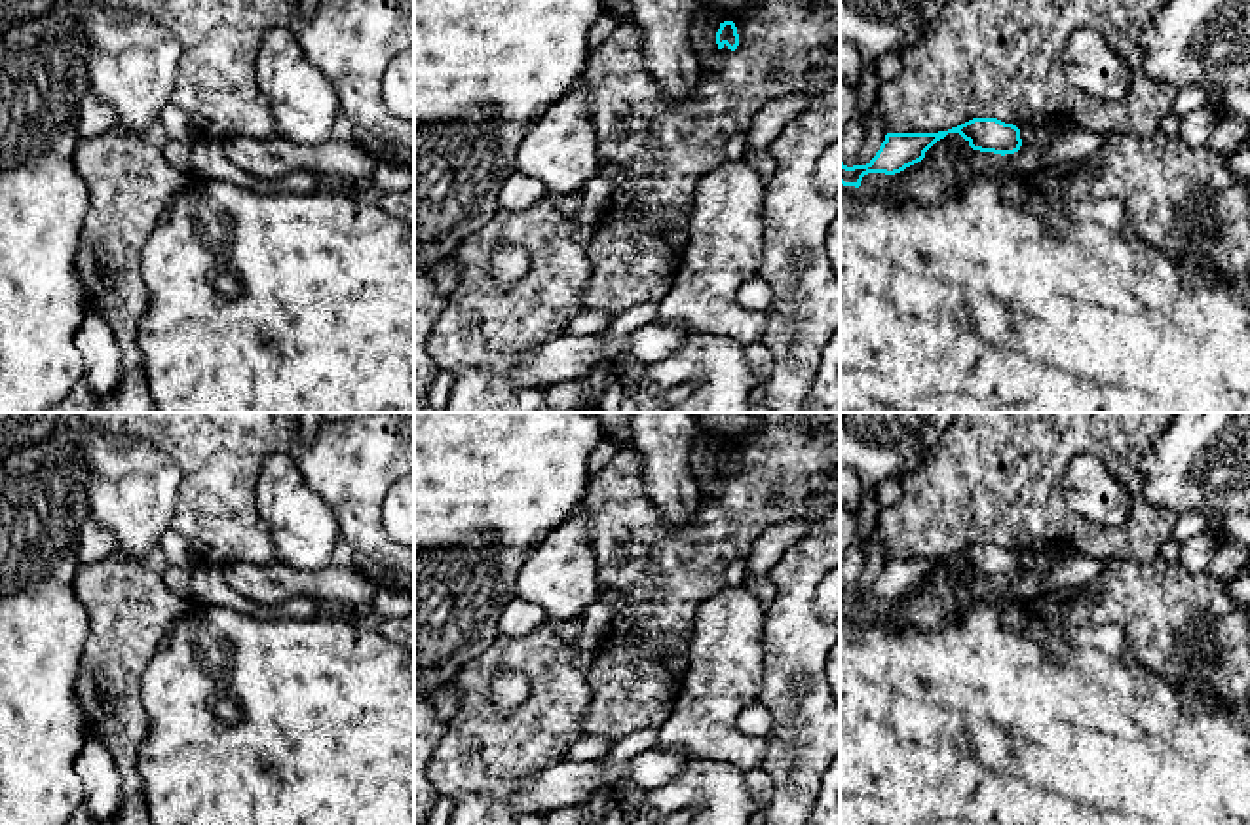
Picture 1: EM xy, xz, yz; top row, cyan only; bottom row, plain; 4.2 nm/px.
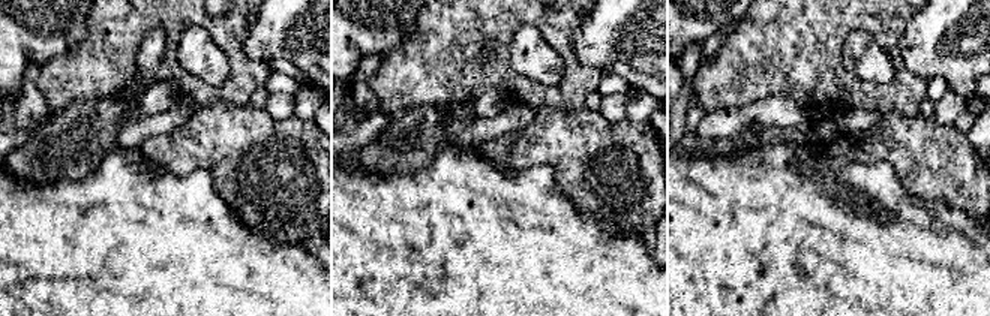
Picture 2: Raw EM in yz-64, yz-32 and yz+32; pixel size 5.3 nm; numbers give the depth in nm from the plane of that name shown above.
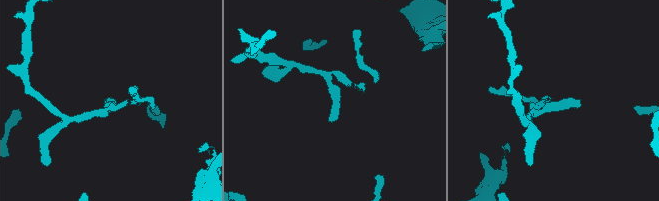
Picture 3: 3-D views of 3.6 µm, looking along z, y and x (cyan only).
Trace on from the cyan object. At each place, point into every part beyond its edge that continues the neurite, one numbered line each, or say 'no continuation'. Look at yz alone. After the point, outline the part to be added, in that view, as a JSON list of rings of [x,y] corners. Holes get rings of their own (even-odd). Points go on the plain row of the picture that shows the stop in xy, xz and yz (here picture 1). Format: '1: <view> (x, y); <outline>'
no continuation

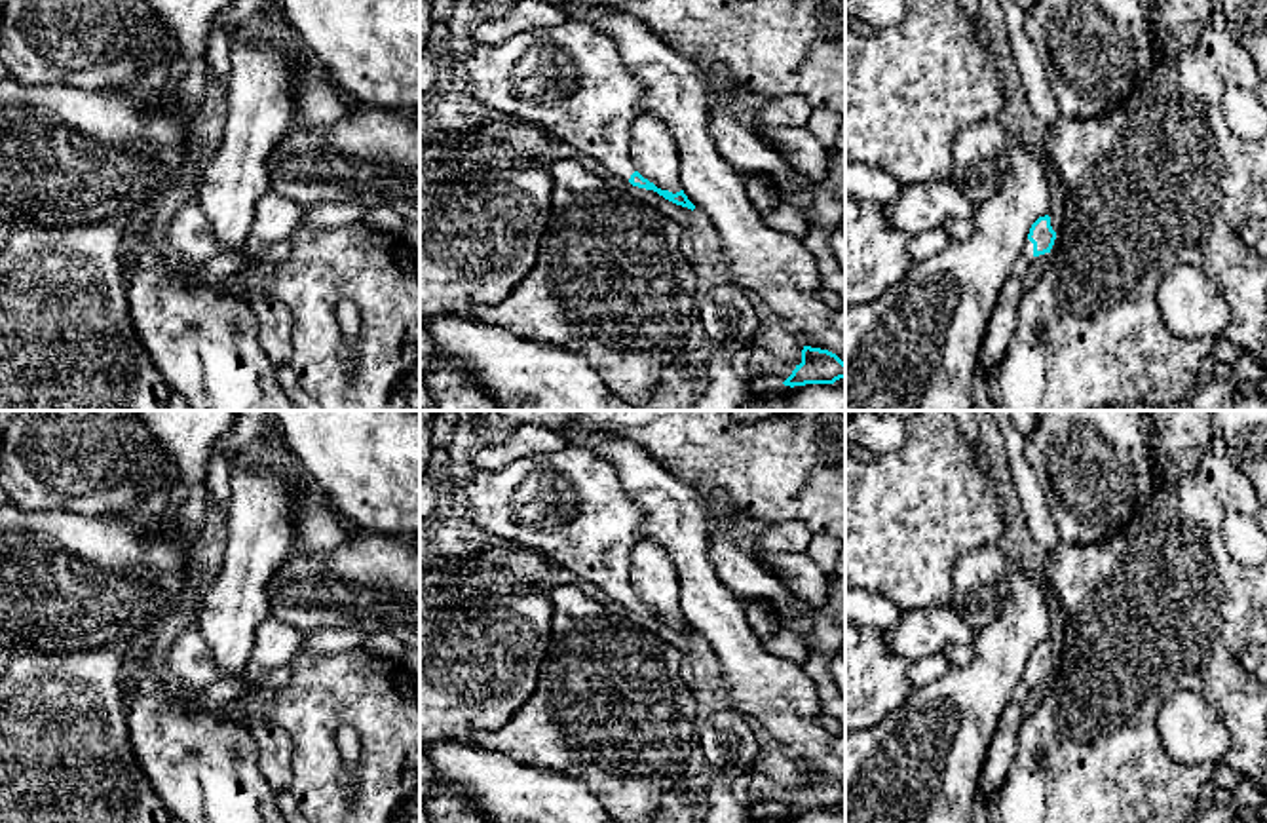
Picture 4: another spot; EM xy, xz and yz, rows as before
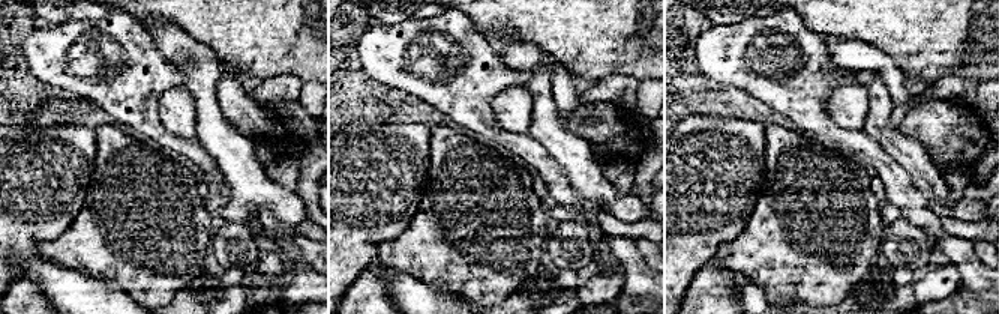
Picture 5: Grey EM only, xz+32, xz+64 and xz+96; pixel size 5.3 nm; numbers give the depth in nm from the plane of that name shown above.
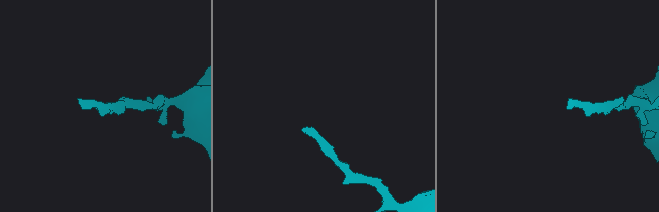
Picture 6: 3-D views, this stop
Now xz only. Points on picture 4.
1: xz (570, 504); [[[566,445],[557,452],[534,452],[505,462],[500,469],[475,469],[460,492],[473,523],[482,530],[551,555],[627,608],[636,597],[631,585],[631,551],[646,538],[644,513],[627,494],[614,466],[595,450]]]

